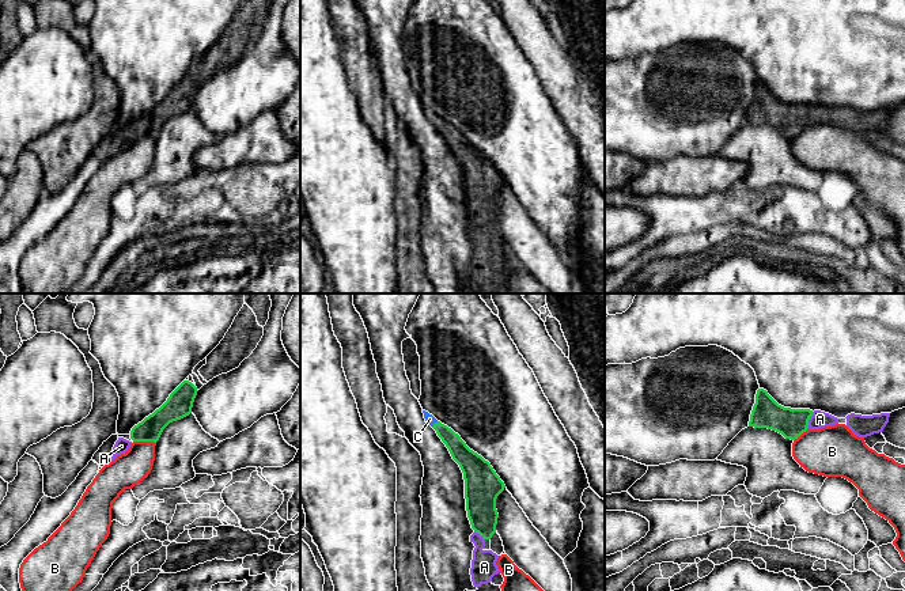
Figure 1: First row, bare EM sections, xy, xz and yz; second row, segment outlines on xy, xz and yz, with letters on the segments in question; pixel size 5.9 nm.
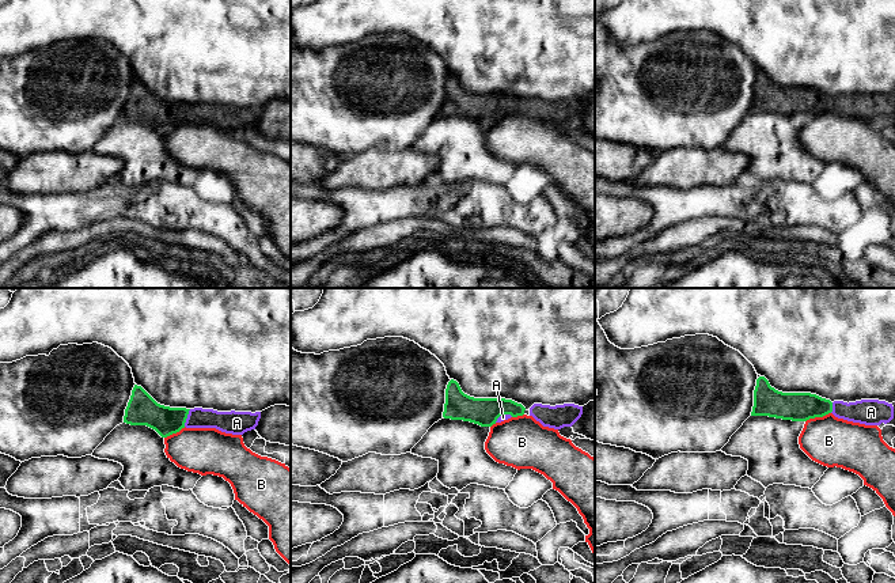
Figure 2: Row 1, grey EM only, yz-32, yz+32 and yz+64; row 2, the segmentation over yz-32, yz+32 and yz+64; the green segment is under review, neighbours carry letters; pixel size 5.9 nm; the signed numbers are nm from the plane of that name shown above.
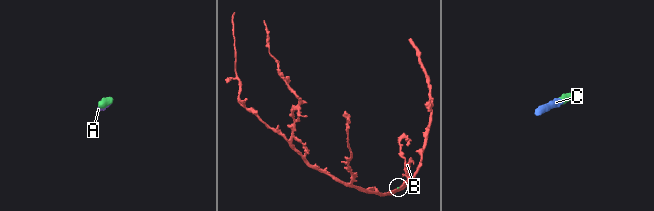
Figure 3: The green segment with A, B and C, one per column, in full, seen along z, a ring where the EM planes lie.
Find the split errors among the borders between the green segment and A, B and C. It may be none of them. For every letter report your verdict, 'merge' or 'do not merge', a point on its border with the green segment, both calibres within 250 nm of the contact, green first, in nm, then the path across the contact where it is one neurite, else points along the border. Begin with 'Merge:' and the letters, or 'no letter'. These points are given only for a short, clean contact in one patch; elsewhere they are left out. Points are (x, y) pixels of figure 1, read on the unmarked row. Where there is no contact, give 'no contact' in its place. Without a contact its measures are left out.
Merge: A, C
A: merge; contact yz (809, 114); calibres 180 and 100 nm
B: do not merge; contact xy (144, 136); calibres 140 and 200 nm
C: merge; contact xz (434, 120); calibres 110 and 60 nm; way xz (459, 147), (434, 120), (430, 114)

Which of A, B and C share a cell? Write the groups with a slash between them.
A C / B

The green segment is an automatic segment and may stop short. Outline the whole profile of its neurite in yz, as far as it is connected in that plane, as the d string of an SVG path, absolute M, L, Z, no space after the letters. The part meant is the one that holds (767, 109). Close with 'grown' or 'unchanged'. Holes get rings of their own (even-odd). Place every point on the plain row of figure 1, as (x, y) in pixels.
M758 84L749 122L768 124L795 136L807 125L819 125L838 120L838 114L810 105L791 105L779 101L764 84Z; grown

